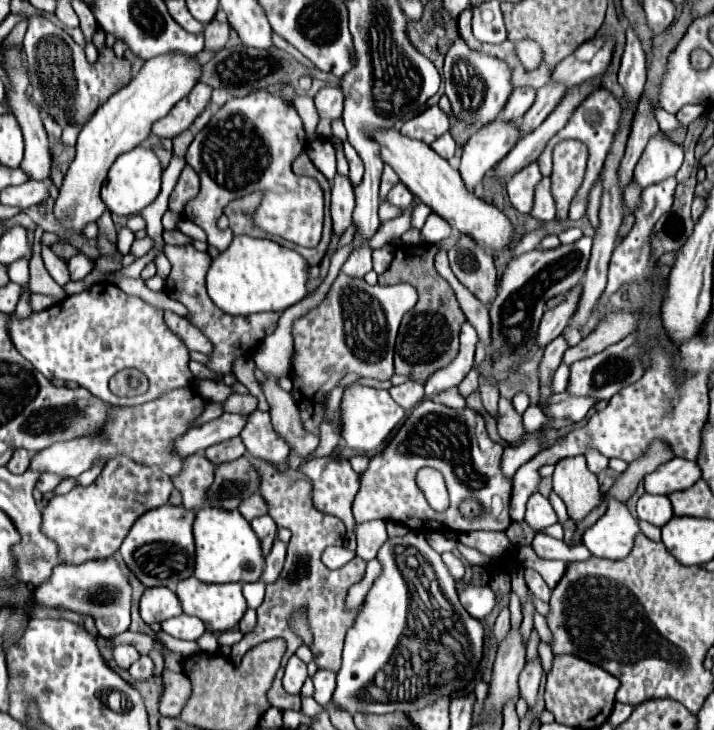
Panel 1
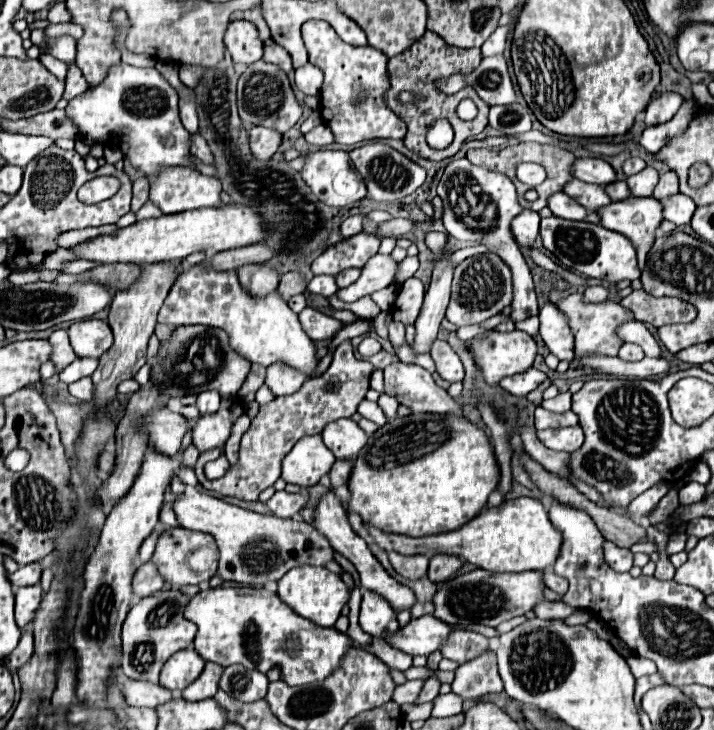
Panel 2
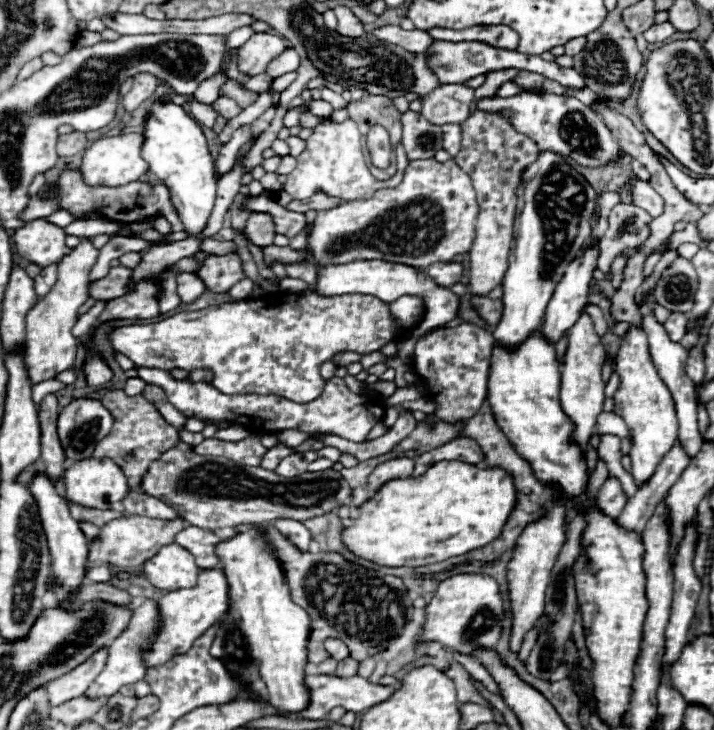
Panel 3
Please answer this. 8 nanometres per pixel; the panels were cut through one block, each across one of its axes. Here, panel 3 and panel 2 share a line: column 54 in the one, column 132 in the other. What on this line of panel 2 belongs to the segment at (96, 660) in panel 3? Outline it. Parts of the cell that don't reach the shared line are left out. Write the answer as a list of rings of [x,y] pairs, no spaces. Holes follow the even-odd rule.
[[[124,680],[122,684],[122,694],[128,706],[146,706],[146,708],[156,708],[158,704],[170,700],[174,694],[168,692],[166,688],[160,688],[160,684],[152,684],[146,680]]]

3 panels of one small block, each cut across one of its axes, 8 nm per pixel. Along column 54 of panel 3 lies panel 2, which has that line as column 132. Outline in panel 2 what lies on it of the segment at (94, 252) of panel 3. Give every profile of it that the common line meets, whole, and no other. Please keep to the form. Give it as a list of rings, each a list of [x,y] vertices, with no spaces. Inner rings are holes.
[[[178,262],[140,266],[140,276],[136,278],[136,282],[130,284],[126,290],[116,292],[108,314],[108,324],[114,332],[114,344],[110,346],[108,352],[104,352],[104,356],[100,356],[100,364],[92,374],[92,382],[96,386],[96,396],[92,402],[98,404],[94,412],[104,412],[110,400],[116,396],[116,386],[122,380],[130,380],[146,364],[146,344],[148,338],[154,334],[158,310],[178,276],[176,272],[180,274]]]

